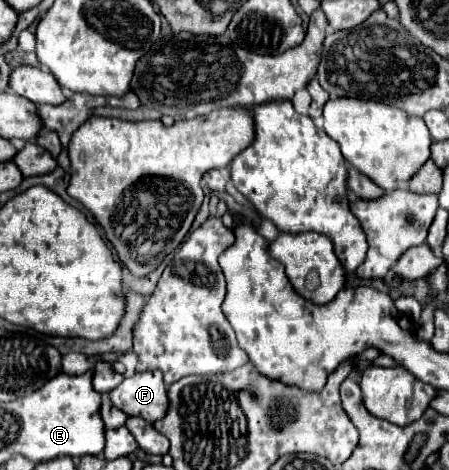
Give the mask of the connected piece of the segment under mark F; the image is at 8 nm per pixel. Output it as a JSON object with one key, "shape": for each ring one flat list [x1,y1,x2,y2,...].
{"shape":[[157,370,141,372,125,378,117,388,109,392,113,406,127,416,139,416,147,422,161,420,167,412,167,388,163,376]]}

